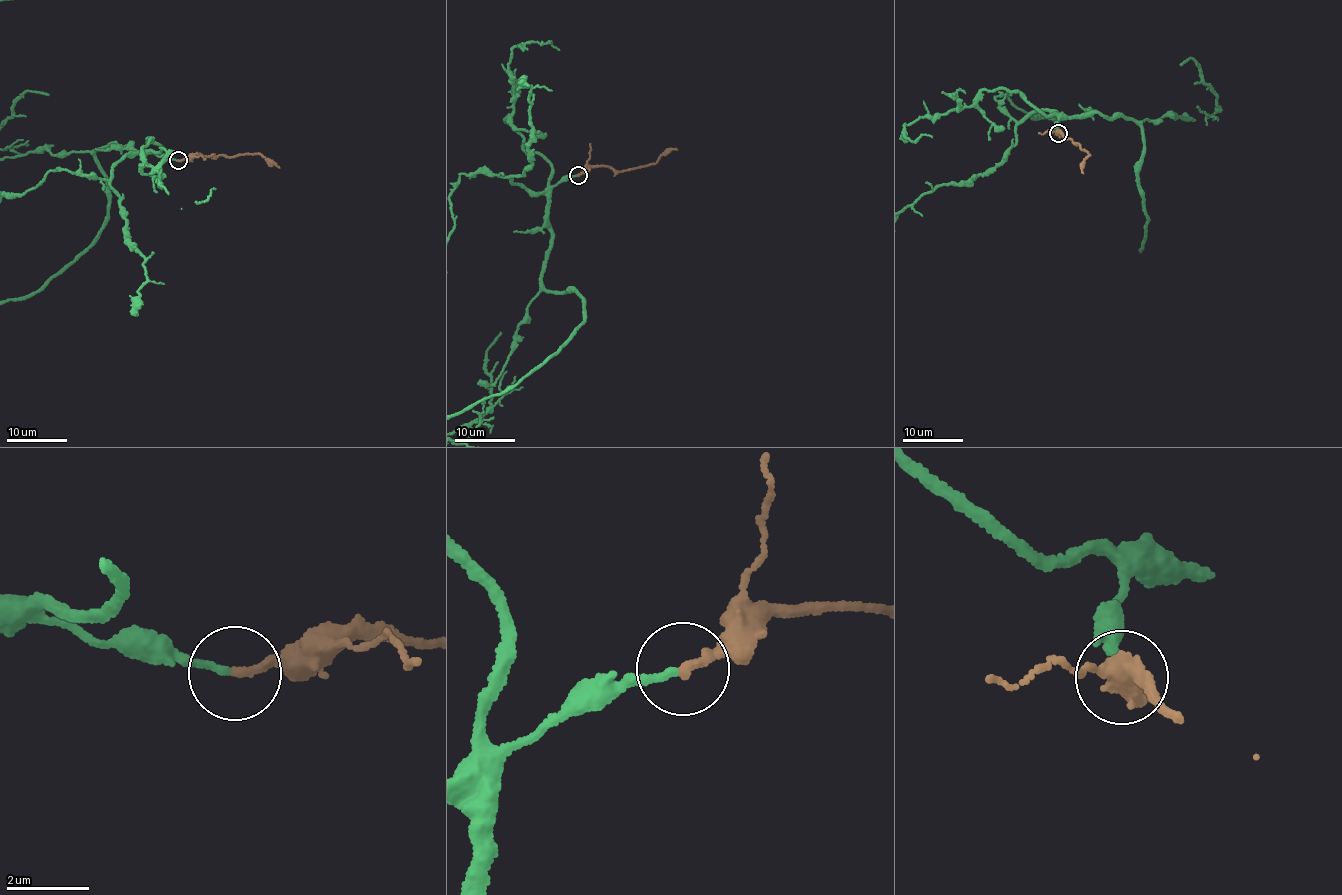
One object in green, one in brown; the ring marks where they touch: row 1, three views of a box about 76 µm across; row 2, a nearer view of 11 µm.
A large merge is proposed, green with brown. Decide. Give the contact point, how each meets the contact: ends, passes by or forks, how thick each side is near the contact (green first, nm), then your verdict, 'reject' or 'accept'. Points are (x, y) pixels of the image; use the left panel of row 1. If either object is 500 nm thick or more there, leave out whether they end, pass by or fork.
place (178, 160); green ends; brown ends; calibres 170 and 240 nm; accept

